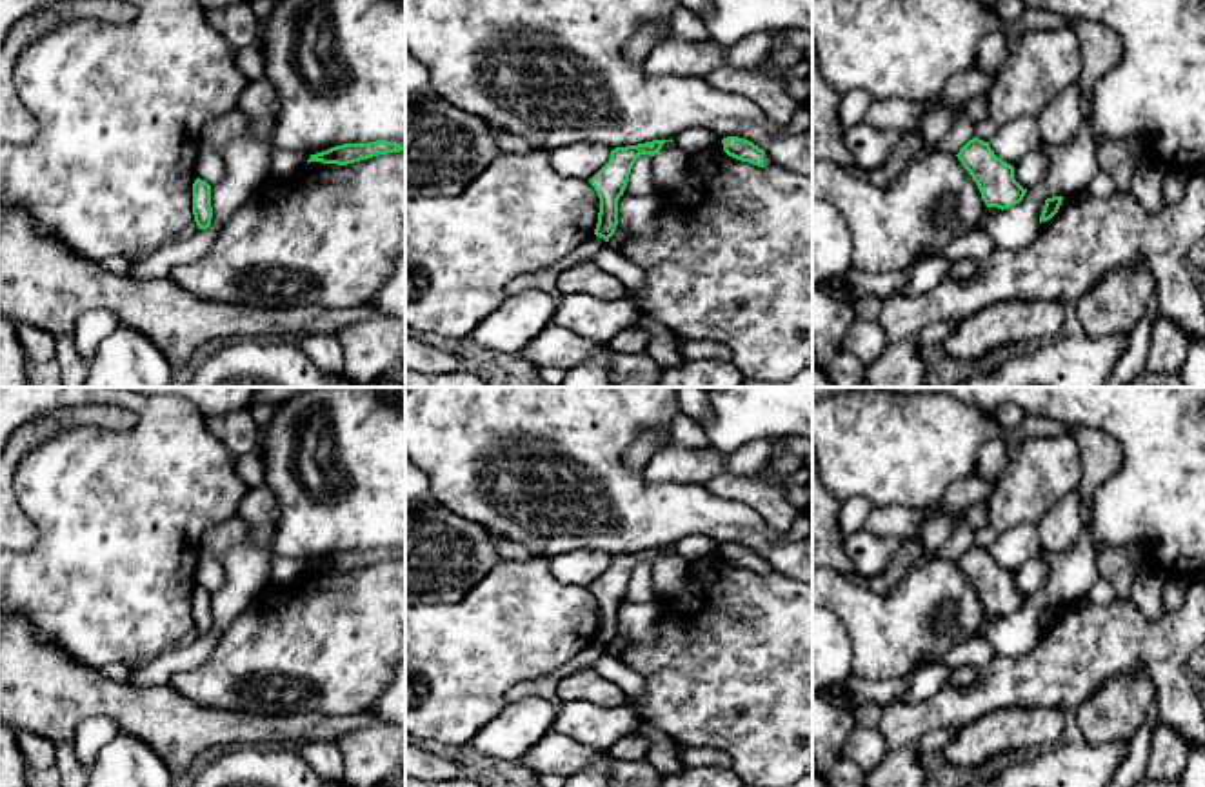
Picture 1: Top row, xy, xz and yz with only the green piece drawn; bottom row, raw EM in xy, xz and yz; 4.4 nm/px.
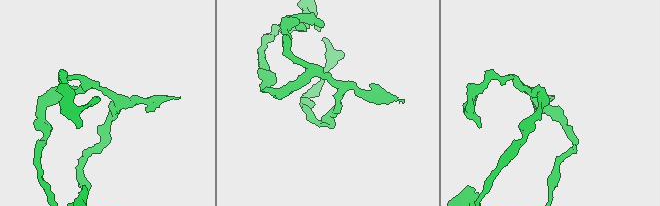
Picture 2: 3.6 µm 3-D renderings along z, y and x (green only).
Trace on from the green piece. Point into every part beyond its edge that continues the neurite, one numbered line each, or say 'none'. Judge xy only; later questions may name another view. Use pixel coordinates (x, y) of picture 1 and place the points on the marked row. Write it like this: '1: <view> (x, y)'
none

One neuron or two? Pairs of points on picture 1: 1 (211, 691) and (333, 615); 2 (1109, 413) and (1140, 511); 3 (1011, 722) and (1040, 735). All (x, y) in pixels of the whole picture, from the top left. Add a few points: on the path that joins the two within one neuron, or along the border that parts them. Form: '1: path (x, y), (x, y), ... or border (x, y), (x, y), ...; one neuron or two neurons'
1: path (242, 673), (302, 646); one neuron
2: path (1133, 437), (1140, 444), (1140, 488); one neuron
3: path (1018, 727), (1033, 727); one neuron

